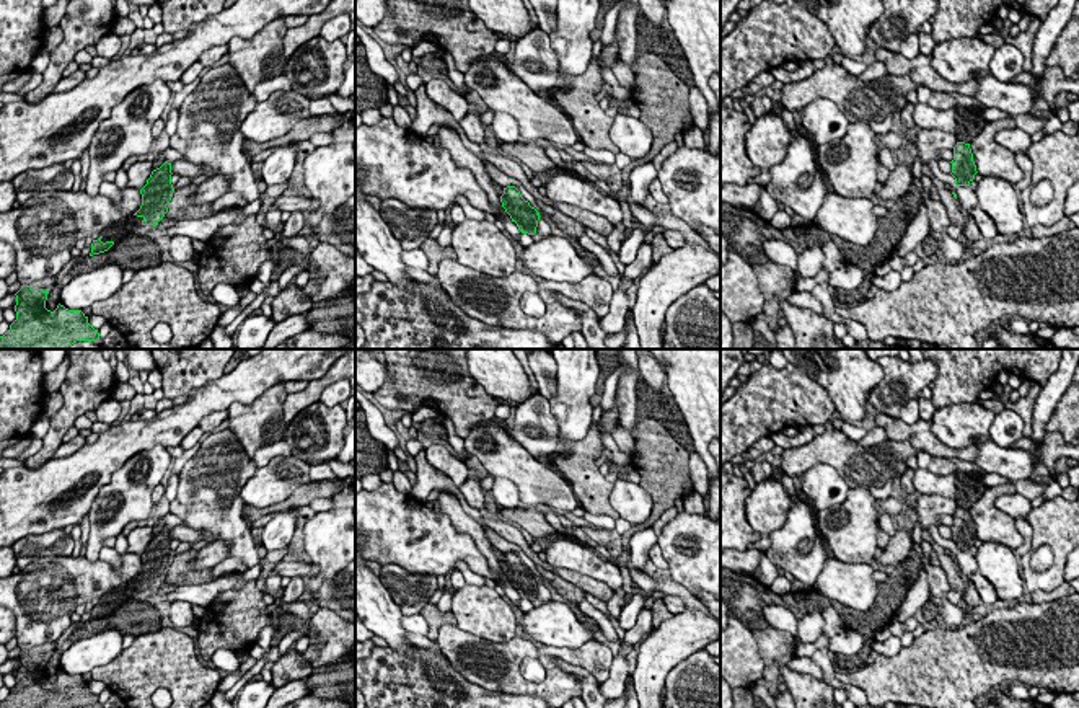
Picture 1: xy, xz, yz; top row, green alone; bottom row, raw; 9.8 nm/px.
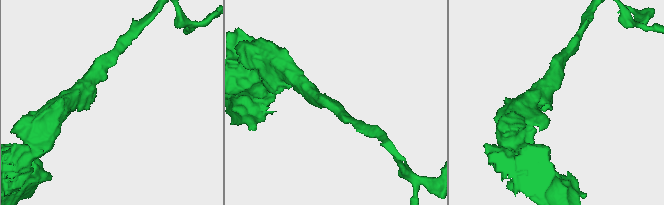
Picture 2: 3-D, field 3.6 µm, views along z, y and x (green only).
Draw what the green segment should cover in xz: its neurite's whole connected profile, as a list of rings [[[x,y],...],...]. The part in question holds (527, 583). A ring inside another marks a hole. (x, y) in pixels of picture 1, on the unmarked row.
[[[515,551],[504,553],[500,568],[522,599],[536,599],[540,577],[522,563],[520,556]]]

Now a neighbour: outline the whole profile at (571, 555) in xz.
[[[561,537],[553,542],[544,553],[546,563],[553,568],[562,568],[590,576],[608,584],[613,591],[623,587],[619,568],[580,542]]]

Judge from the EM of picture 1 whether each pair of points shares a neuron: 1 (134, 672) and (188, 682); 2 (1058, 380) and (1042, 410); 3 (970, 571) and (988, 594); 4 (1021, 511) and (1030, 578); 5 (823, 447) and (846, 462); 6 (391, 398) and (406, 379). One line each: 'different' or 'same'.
1: same
2: same
3: same
4: different
5: same
6: same

